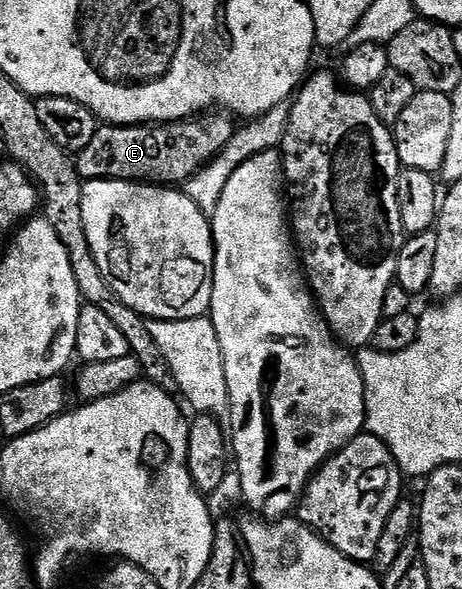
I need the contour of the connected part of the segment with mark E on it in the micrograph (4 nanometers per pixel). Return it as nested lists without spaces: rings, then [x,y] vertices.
[[[206,113],[180,123],[99,126],[96,137],[92,137],[92,145],[77,152],[78,172],[83,181],[129,179],[155,185],[185,184],[233,138],[236,127],[229,121],[225,114]]]

